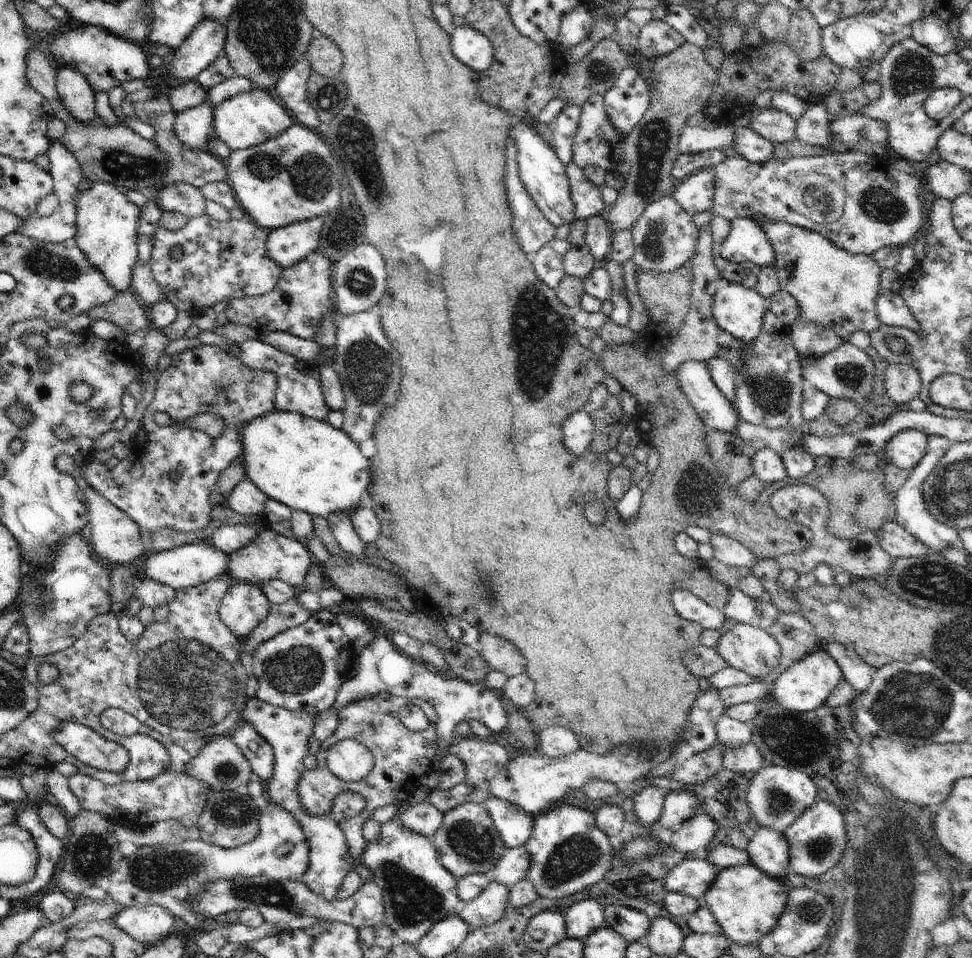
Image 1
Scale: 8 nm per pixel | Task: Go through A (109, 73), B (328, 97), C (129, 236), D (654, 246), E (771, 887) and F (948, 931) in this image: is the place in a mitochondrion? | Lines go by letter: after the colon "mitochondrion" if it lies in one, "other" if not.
A: other
B: mitochondrion
C: other
D: mitochondrion
E: other
F: other

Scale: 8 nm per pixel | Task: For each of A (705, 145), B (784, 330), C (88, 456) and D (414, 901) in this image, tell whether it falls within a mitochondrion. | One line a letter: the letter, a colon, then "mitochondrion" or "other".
A: other
B: other
C: other
D: mitochondrion

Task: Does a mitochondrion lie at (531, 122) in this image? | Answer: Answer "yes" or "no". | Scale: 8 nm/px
no

